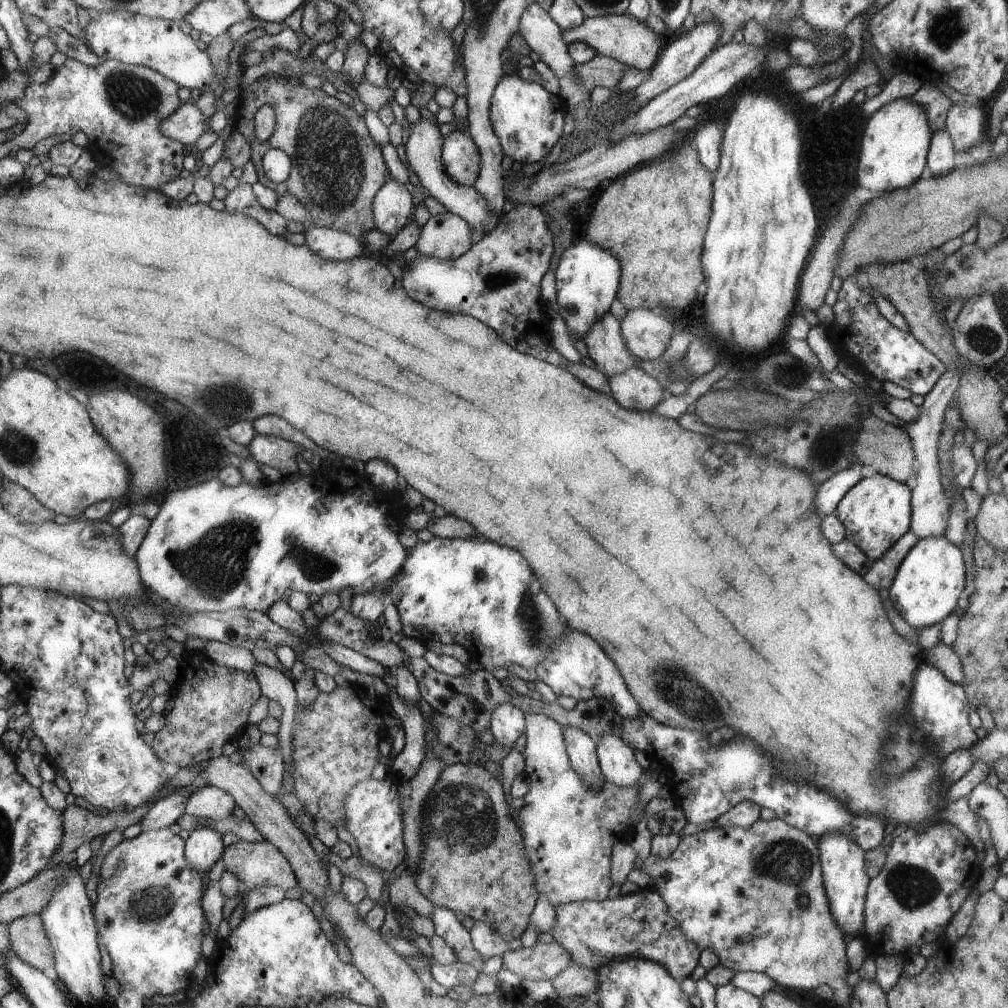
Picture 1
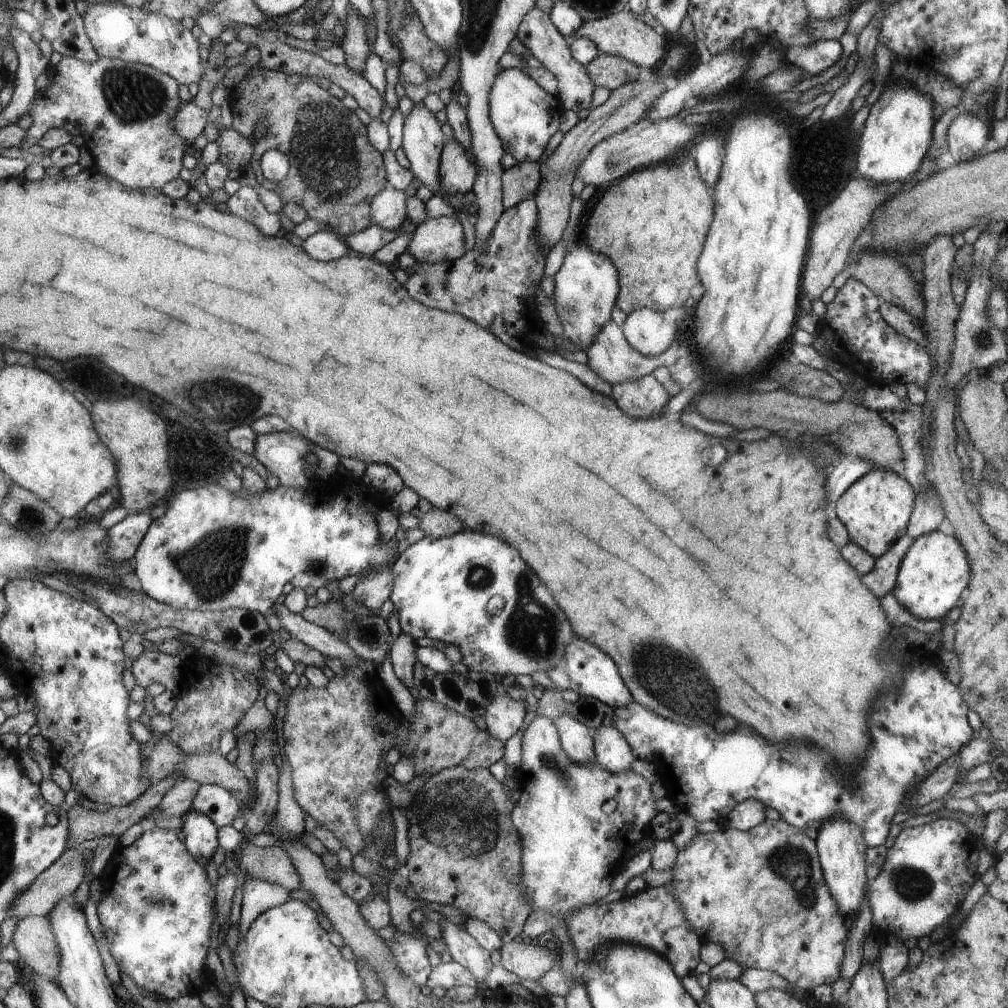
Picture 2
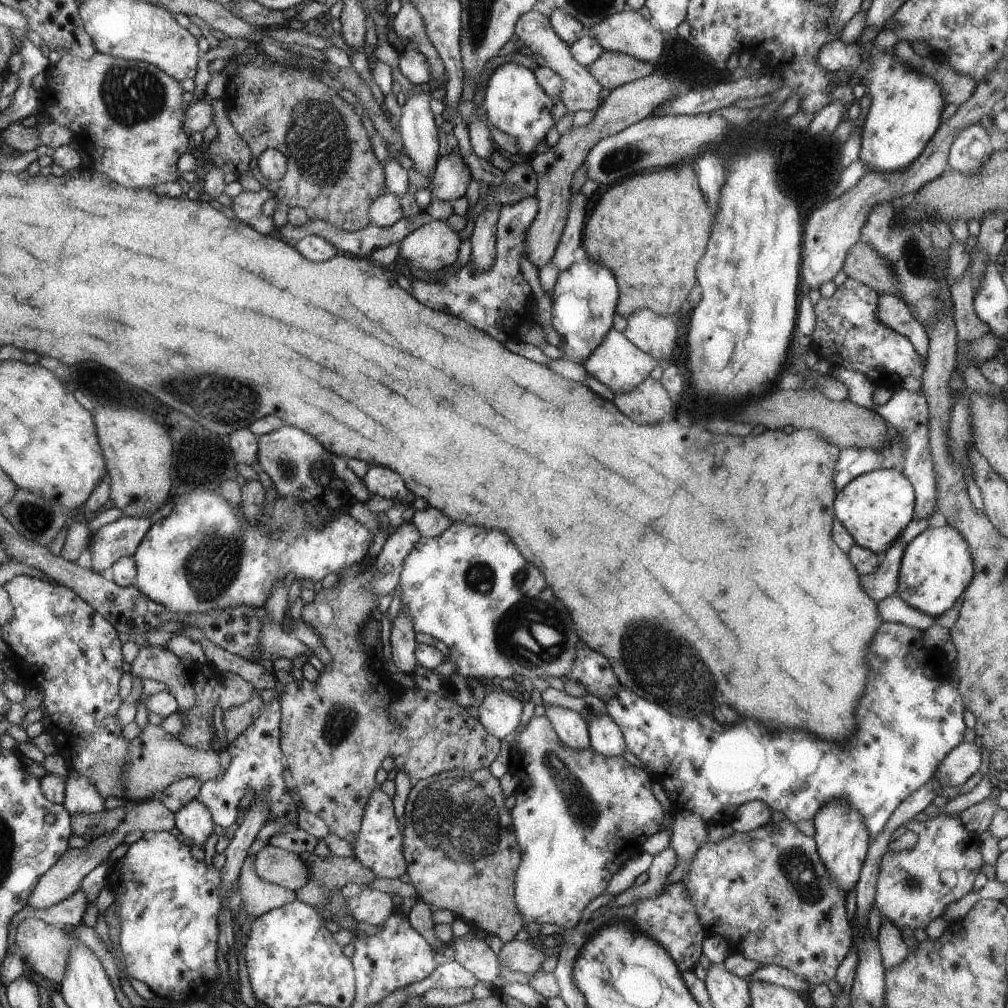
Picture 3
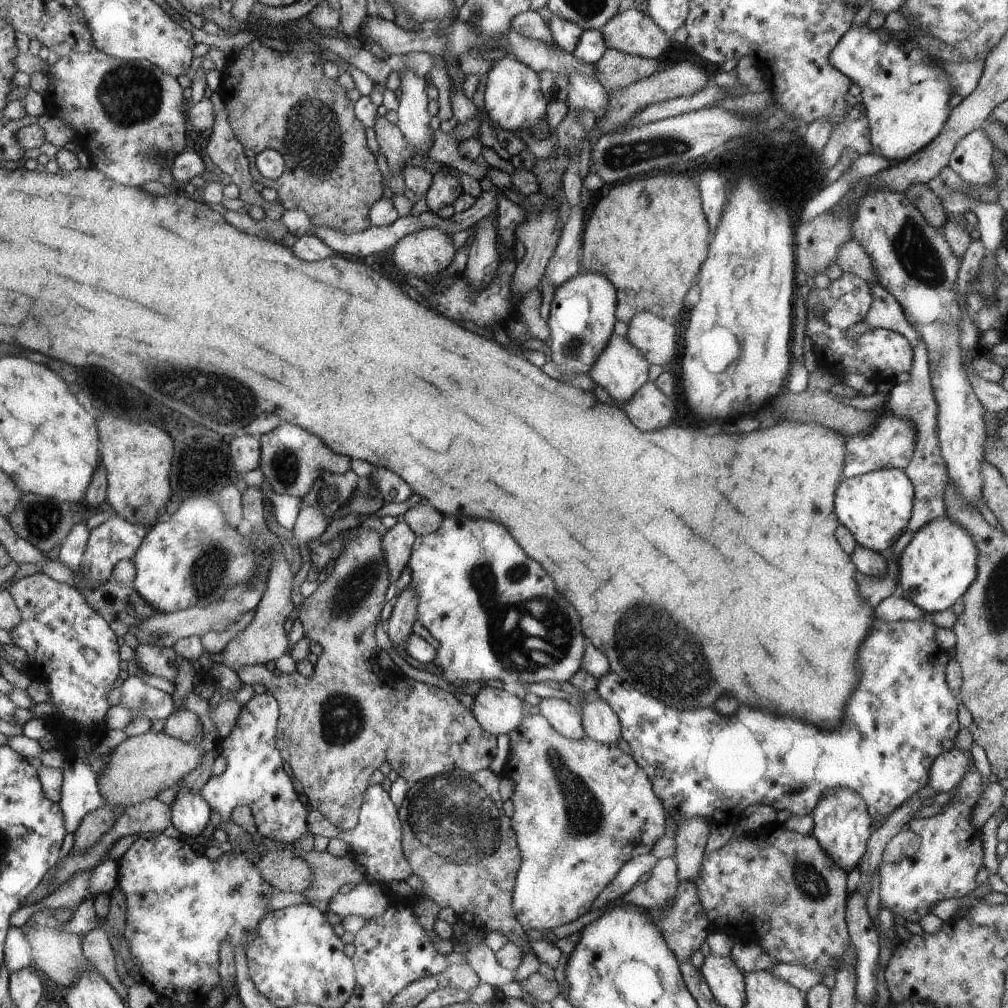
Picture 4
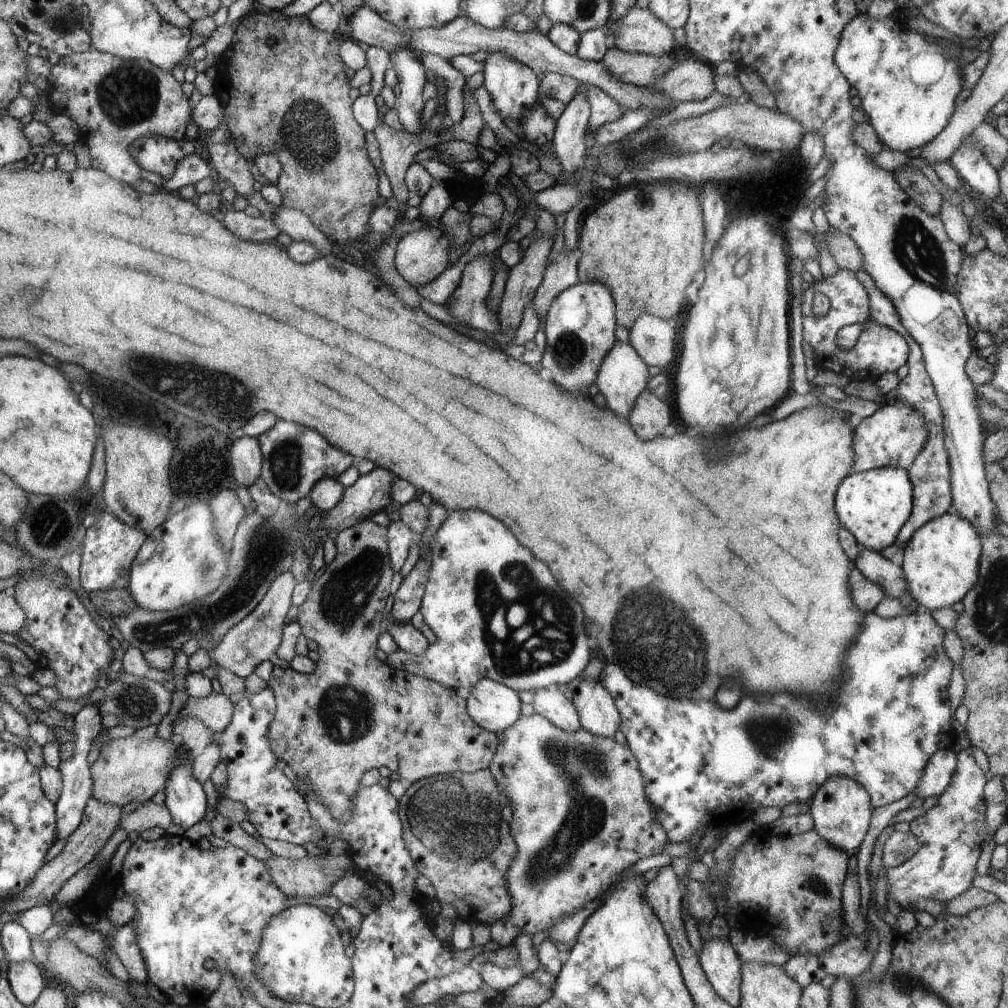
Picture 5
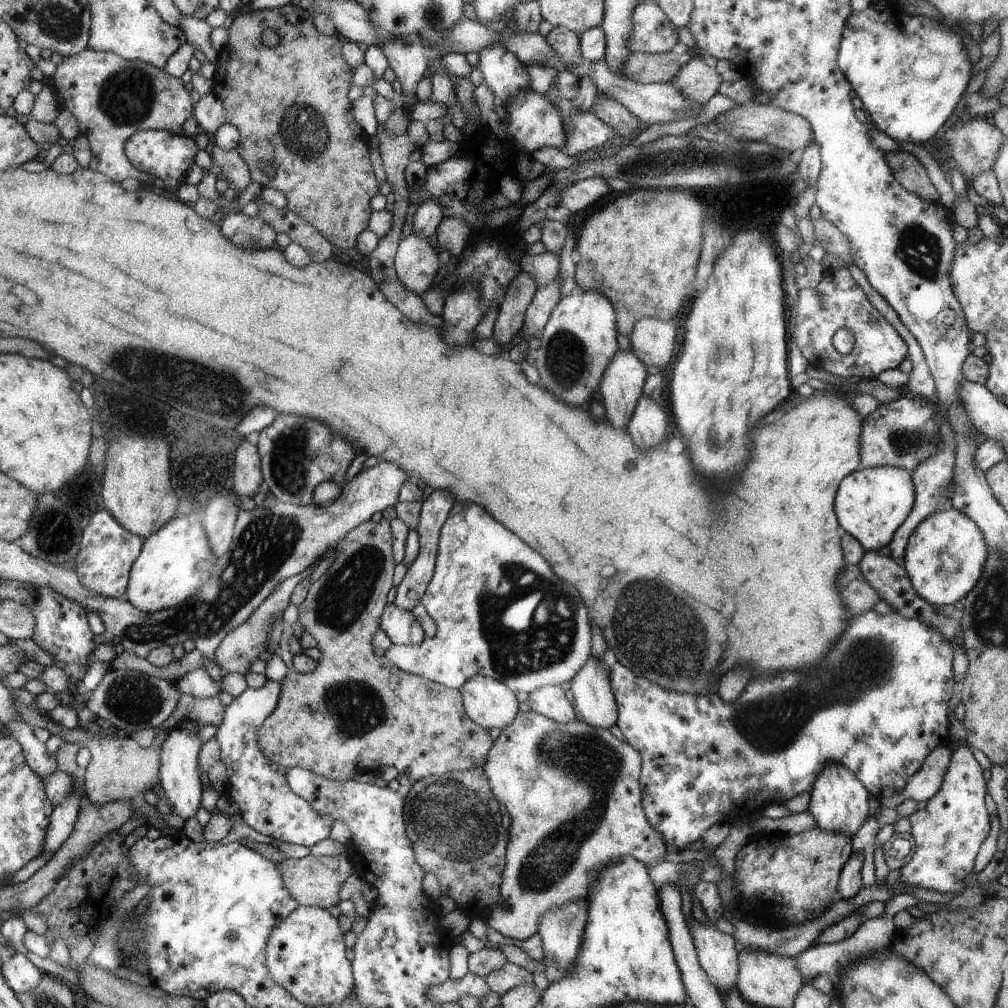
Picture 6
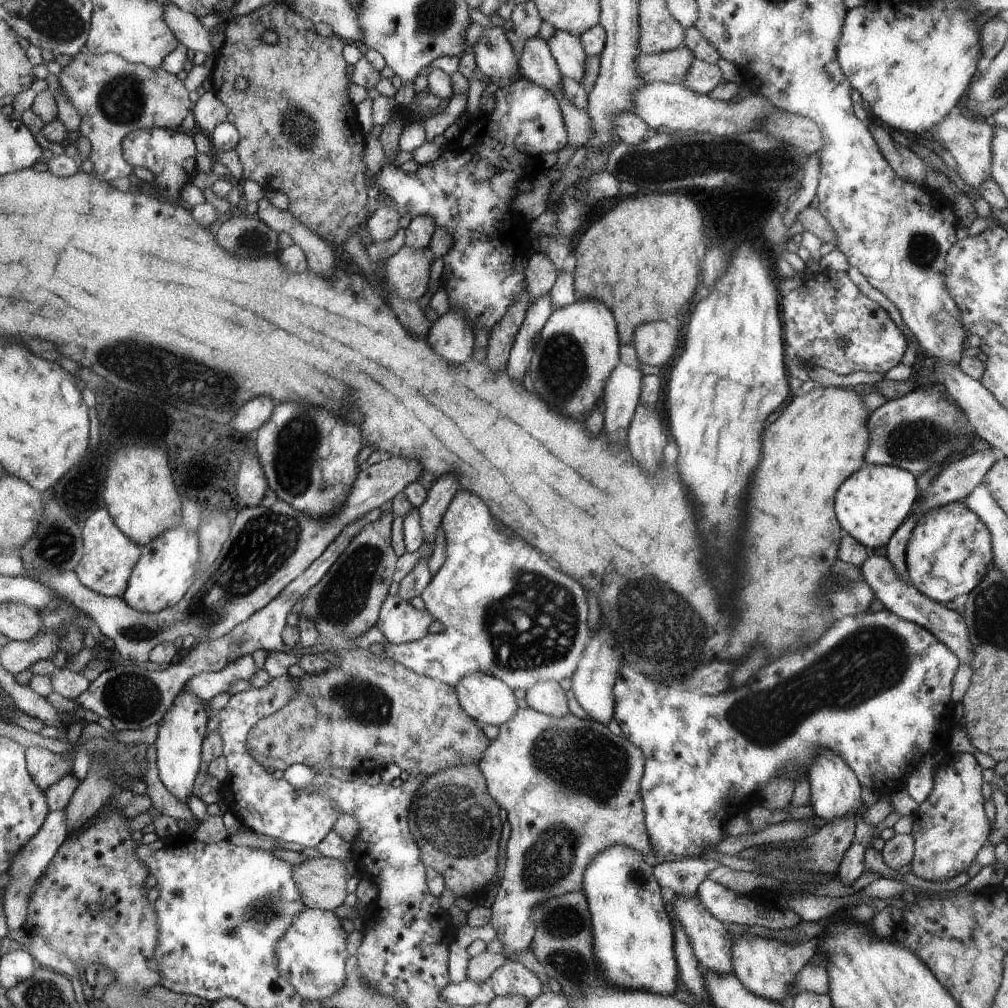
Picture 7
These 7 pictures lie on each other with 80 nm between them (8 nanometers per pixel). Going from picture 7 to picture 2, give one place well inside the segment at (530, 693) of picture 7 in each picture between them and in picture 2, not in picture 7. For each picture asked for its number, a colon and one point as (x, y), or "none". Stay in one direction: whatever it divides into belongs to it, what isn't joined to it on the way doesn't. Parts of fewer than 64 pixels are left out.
2: (577, 739)
3: (571, 728)
4: (564, 715)
5: (550, 702)
6: (550, 700)

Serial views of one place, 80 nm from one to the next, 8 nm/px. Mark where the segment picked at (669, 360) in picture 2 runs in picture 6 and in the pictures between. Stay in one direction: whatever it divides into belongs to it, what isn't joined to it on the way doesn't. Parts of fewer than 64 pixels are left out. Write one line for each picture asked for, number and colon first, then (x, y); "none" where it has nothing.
3: (617, 363)
4: (621, 369)
5: (623, 375)
6: (621, 386)

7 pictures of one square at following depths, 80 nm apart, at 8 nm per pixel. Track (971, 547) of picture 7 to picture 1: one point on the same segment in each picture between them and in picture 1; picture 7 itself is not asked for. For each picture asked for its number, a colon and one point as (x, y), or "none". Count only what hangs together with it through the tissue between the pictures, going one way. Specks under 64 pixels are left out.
1: (927, 585)
2: (935, 569)
3: (936, 567)
4: (939, 564)
5: (941, 559)
6: (944, 557)

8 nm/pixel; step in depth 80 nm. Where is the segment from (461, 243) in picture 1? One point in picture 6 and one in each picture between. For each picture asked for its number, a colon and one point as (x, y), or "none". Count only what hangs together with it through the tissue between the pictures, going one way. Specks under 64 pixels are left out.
2: (436, 240)
3: (434, 246)
4: (427, 252)
5: (420, 259)
6: (416, 262)

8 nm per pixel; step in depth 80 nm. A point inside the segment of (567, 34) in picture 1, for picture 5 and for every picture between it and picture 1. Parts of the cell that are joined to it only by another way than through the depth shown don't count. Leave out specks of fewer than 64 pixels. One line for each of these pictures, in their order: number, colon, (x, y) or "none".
2: (623, 34)
3: (627, 32)
4: (632, 31)
5: (640, 31)

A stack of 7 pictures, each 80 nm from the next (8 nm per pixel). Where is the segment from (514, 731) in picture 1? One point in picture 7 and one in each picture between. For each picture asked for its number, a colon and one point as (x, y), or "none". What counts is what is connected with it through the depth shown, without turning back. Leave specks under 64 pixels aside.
2: (505, 715)
3: (500, 712)
4: (500, 712)
5: (492, 705)
6: (490, 703)
7: (489, 699)

